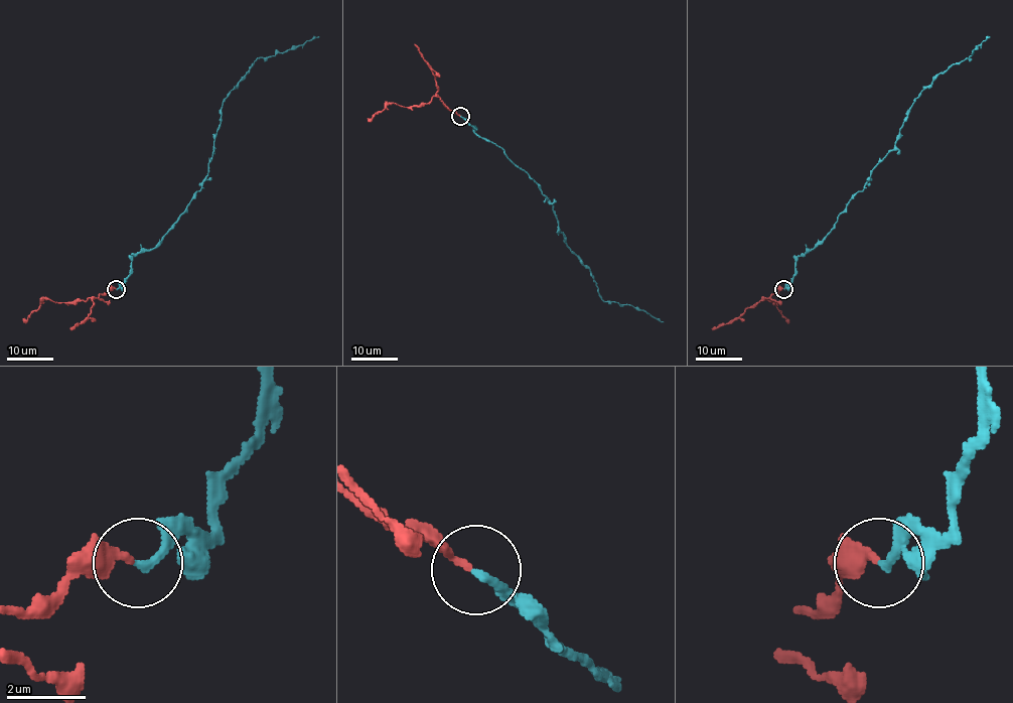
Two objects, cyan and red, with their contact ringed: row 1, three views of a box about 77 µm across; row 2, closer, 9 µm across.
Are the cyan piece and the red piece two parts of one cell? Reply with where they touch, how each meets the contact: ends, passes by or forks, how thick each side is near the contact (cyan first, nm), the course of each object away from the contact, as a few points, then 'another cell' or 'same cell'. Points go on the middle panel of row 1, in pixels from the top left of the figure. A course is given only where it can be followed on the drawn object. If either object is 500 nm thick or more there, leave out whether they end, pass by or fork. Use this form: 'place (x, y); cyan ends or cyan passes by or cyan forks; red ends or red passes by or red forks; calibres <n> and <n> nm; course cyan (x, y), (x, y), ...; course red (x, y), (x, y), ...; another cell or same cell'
place (460, 116); cyan ends; red ends; calibres 200 and 220 nm; course cyan (460, 116), (499, 146), (552, 203), (567, 246), (591, 272), (599, 296), (639, 308), (664, 321); course red (460, 116), (438, 97), (433, 97), (419, 106), (389, 103), (370, 122); same cell

